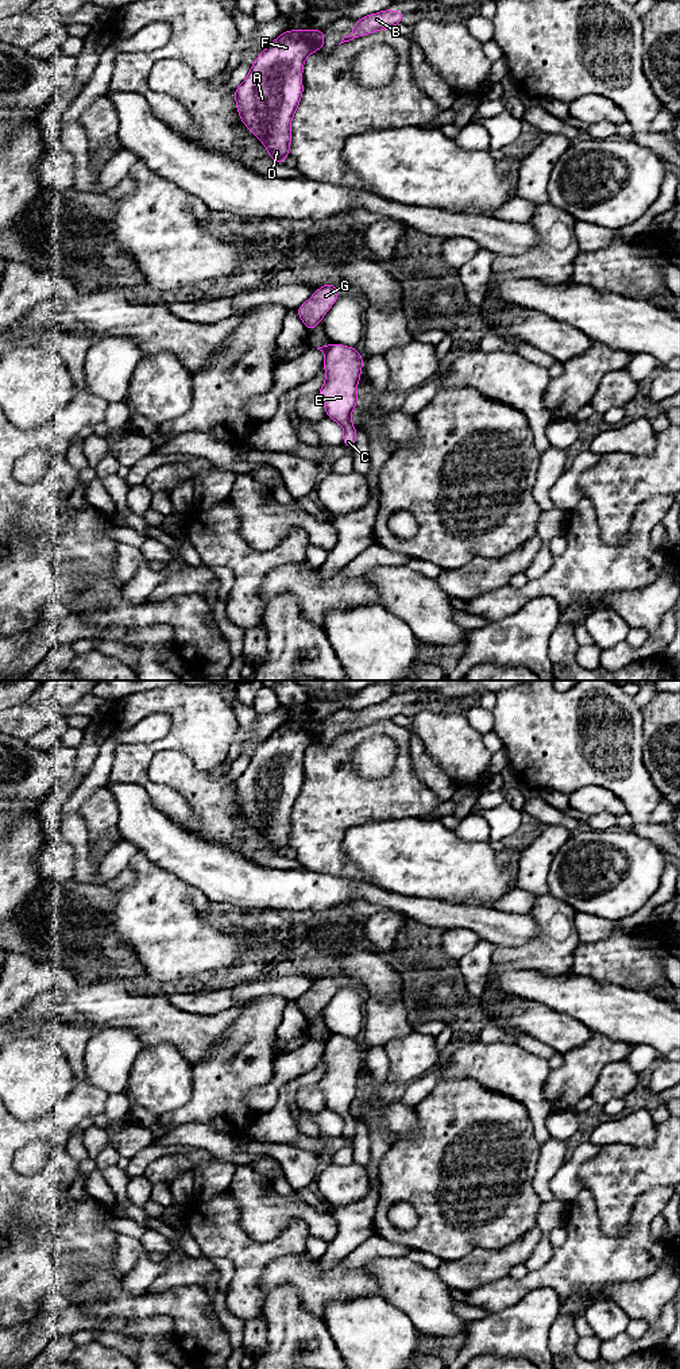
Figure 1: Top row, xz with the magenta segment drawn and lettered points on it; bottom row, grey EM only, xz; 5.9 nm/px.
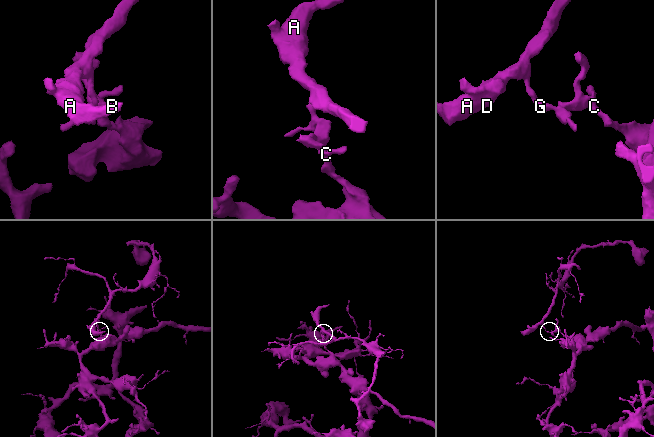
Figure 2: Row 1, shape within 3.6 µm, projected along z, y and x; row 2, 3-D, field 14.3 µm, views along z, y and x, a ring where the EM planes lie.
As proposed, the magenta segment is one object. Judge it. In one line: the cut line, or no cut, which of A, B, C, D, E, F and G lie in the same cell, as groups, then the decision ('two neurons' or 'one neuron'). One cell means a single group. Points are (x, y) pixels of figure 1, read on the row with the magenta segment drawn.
cut xz (329, 344), (324, 353); groups A B D F G / C E; two neurons

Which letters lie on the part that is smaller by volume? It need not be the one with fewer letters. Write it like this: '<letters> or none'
A, B, D, F, G

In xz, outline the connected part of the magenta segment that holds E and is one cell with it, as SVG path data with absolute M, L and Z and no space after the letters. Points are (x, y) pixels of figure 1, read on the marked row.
M331 343L324 358L325 382L317 392L327 410L327 417L344 428L343 444L353 448L356 427L351 423L351 413L360 401L356 396L363 355L355 347Z

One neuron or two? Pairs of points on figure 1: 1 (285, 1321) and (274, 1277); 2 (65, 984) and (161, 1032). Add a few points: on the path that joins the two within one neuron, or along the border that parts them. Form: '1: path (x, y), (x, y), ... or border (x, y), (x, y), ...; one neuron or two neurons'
1: border (265, 1300), (277, 1287), (293, 1287), (304, 1304); two neurons
2: border (80, 983), (68, 991), (46, 991), (42, 994); two neurons

